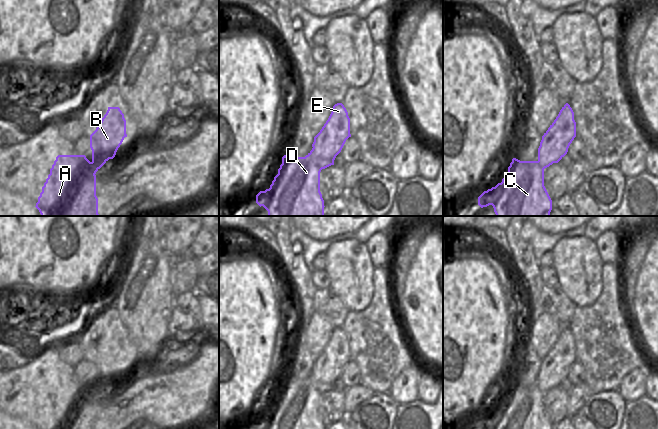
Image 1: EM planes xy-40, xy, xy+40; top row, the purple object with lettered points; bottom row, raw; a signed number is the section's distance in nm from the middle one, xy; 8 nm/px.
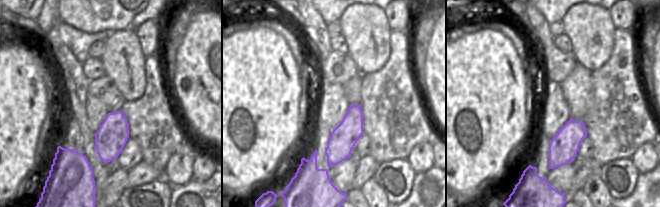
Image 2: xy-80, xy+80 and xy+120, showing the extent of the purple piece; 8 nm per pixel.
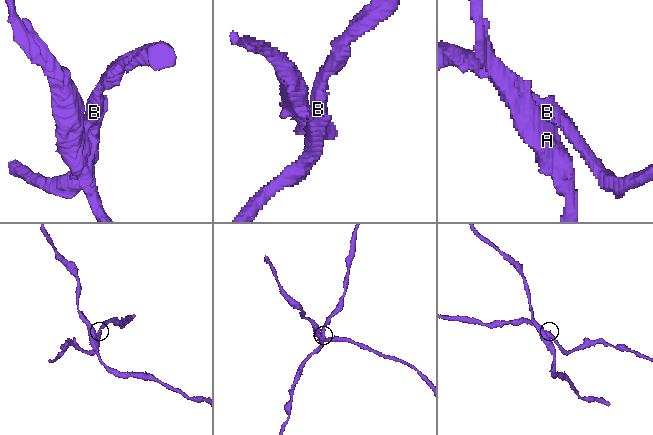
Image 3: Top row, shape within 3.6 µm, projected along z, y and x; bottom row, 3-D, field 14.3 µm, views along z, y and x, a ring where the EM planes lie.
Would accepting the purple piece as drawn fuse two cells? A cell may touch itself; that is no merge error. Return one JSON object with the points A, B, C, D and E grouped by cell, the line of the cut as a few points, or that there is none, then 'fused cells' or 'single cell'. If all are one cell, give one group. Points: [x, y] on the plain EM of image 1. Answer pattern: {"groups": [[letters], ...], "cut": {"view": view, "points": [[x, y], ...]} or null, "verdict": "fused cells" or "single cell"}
{"groups": [["A", "C", "D"], ["B", "E"]], "cut": {"view": "xy", "points": [[312, 372], [314, 386], [321, 393]]}, "verdict": "fused cells"}

